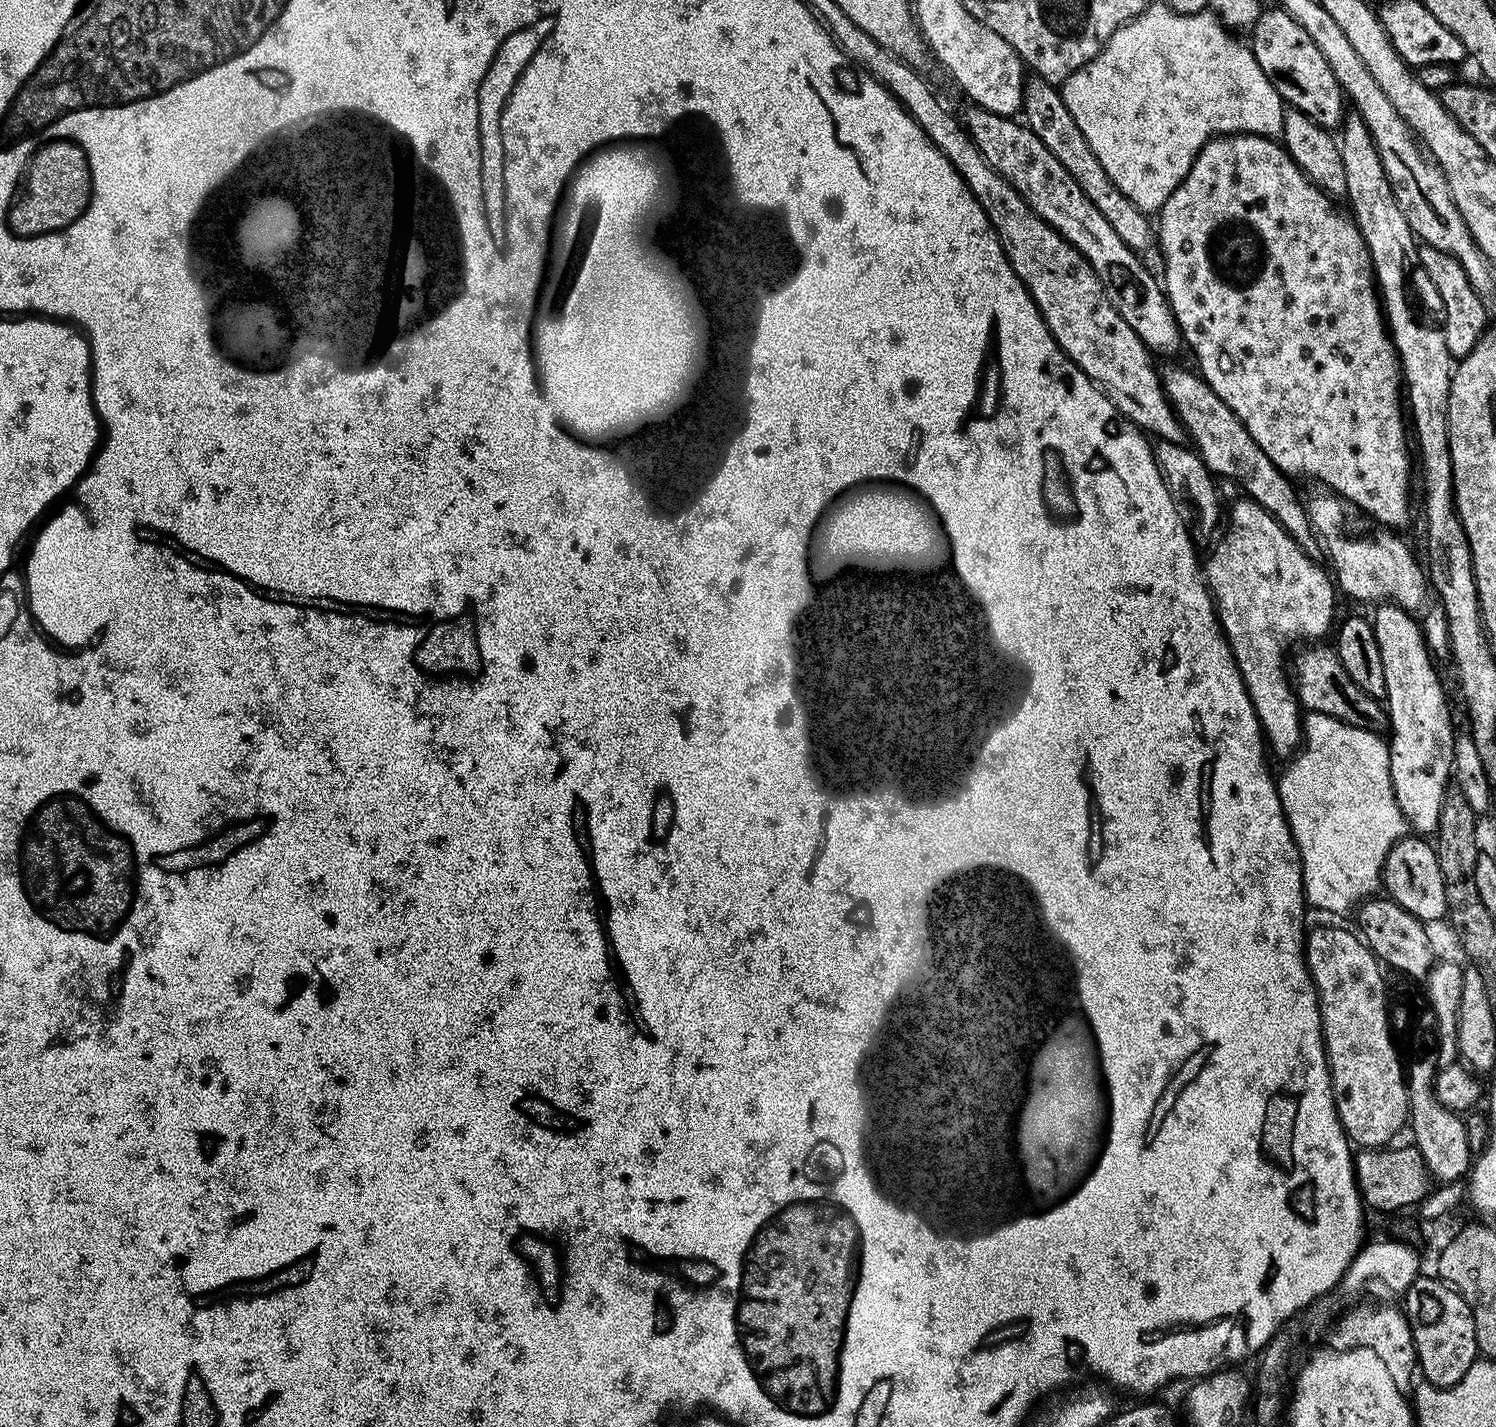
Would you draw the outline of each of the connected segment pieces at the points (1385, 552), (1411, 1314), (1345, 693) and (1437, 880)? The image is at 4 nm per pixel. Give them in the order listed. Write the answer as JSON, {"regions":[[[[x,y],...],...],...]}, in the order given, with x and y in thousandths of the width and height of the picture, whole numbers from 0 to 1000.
{"regions":[[[[892,346],[884,347],[877,348],[874,352],[873,350],[873,361],[882,386],[885,386],[890,395],[889,401],[892,404],[892,411],[904,420],[930,422],[937,426],[947,427],[949,423],[951,398],[949,399],[947,396],[946,391],[941,390],[939,384],[930,385],[922,378],[906,376],[906,370],[904,368],[904,359],[902,354]]],[[[947,893],[939,905],[939,920],[946,939],[947,957],[951,959],[951,966],[962,973],[974,971],[989,951],[987,932],[982,914],[963,895]]],[[[880,450],[876,453],[872,453],[866,460],[866,471],[865,468],[865,481],[866,488],[869,491],[870,497],[874,499],[883,499],[887,502],[894,503],[902,509],[912,510],[920,514],[928,512],[928,497],[922,493],[914,485],[912,479],[905,478],[905,475],[897,467],[896,459],[892,453]]],[[[940,584],[931,593],[925,605],[924,622],[928,624],[926,626],[932,633],[937,635],[937,638],[945,641],[949,645],[965,645],[968,642],[967,621],[965,620],[960,595],[952,589],[954,588],[951,585]]]]}

